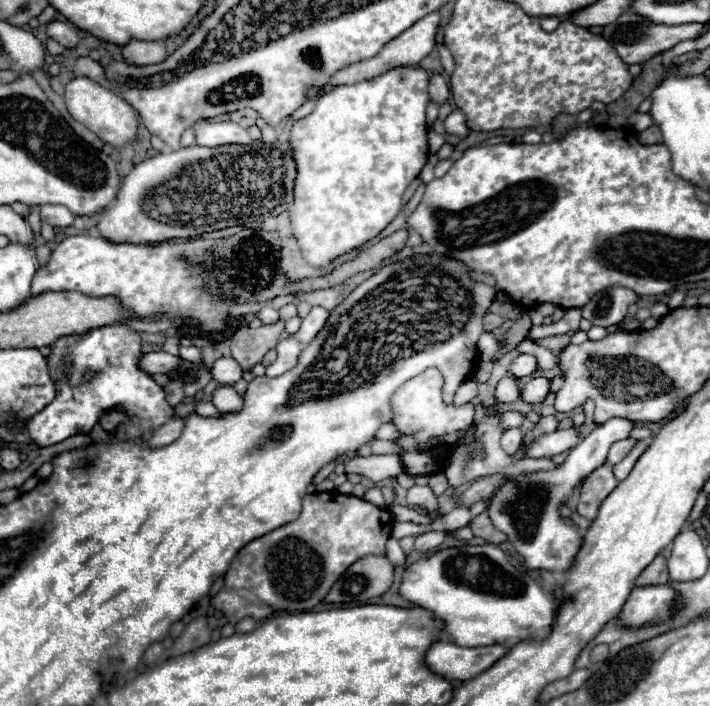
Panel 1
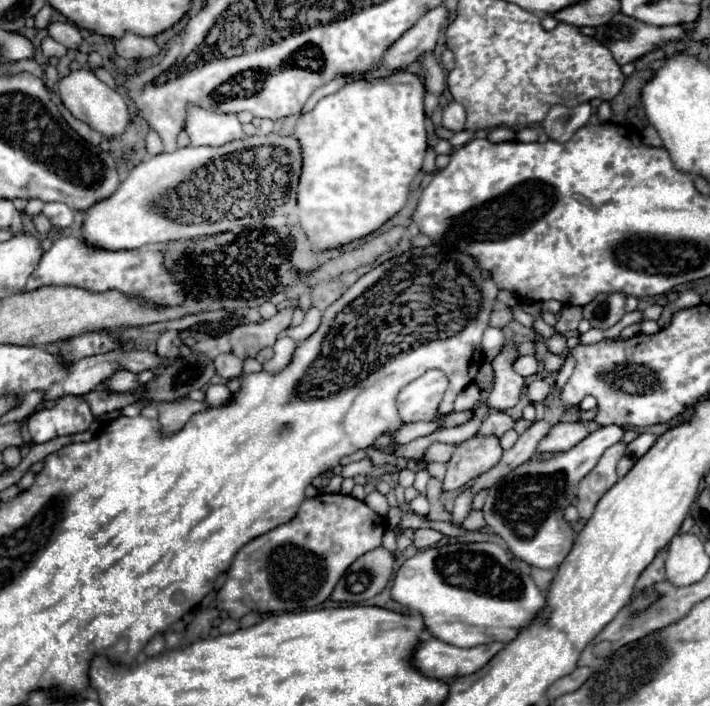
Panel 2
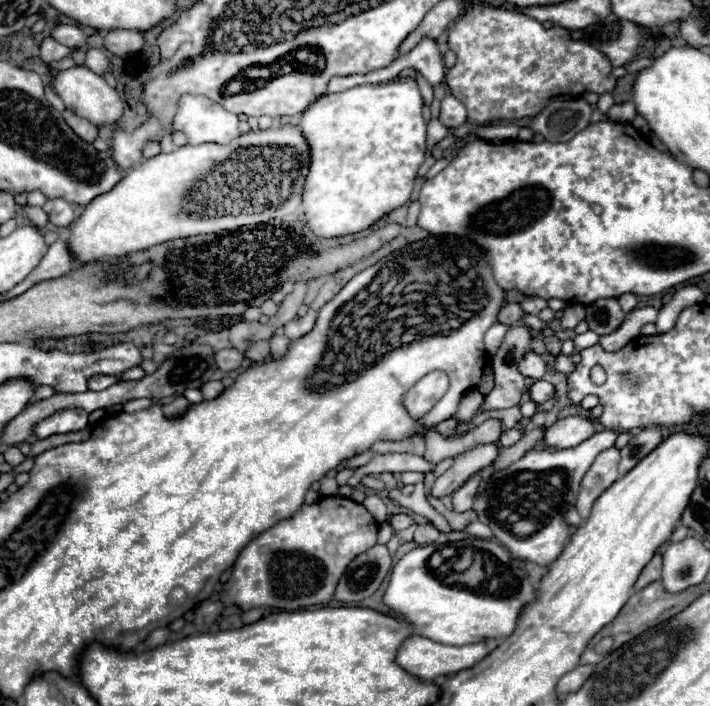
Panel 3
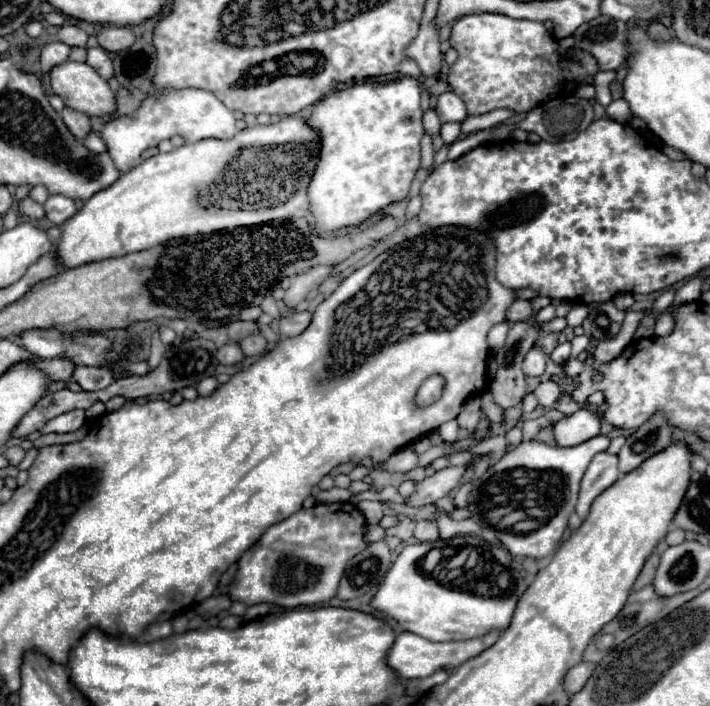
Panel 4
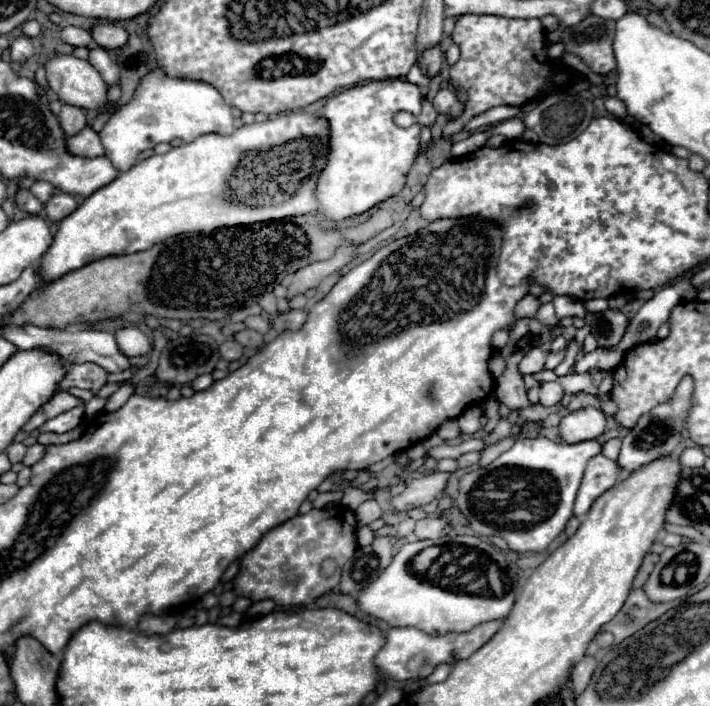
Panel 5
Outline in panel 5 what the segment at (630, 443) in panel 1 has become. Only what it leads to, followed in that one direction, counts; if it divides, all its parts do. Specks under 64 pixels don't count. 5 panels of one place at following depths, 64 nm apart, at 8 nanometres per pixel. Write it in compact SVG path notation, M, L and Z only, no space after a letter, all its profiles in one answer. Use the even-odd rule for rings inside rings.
M604 454L594 456L584 472L582 478L582 486L578 490L576 496L576 504L574 504L574 514L576 516L584 516L592 502L604 494L606 490L610 490L616 482L620 480L620 468L614 460L608 460Z

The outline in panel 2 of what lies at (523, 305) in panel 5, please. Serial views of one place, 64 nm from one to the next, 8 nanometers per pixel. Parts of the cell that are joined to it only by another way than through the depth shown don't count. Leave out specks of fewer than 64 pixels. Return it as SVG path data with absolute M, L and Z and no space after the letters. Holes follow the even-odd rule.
M502 308L502 310L494 310L490 316L490 326L492 328L504 328L508 322L512 320L512 312Z

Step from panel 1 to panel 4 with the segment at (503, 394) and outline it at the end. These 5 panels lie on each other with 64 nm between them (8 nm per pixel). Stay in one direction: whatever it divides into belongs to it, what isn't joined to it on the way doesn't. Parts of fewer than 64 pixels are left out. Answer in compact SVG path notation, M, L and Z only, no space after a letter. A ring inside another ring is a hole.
M516 322L510 326L506 344L496 352L498 372L490 382L492 398L500 408L518 406L526 394L526 376L522 372L522 360L526 352L540 338L540 330L530 322Z

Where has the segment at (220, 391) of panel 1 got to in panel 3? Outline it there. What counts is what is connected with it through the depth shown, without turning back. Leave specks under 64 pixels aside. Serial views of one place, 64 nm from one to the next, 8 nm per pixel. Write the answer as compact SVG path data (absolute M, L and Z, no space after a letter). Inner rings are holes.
M208 382L200 390L206 400L214 400L216 396L220 396L220 392L224 392L224 384L222 382Z

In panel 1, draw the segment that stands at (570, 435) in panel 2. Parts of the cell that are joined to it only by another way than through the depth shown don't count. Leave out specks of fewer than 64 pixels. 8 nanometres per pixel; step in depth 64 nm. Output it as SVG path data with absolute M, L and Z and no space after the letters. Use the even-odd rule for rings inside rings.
M558 428L552 434L540 436L540 440L532 440L532 444L528 444L528 452L524 454L528 458L552 458L556 454L562 454L574 448L578 442L580 442L580 436L576 428L568 428L568 430Z

